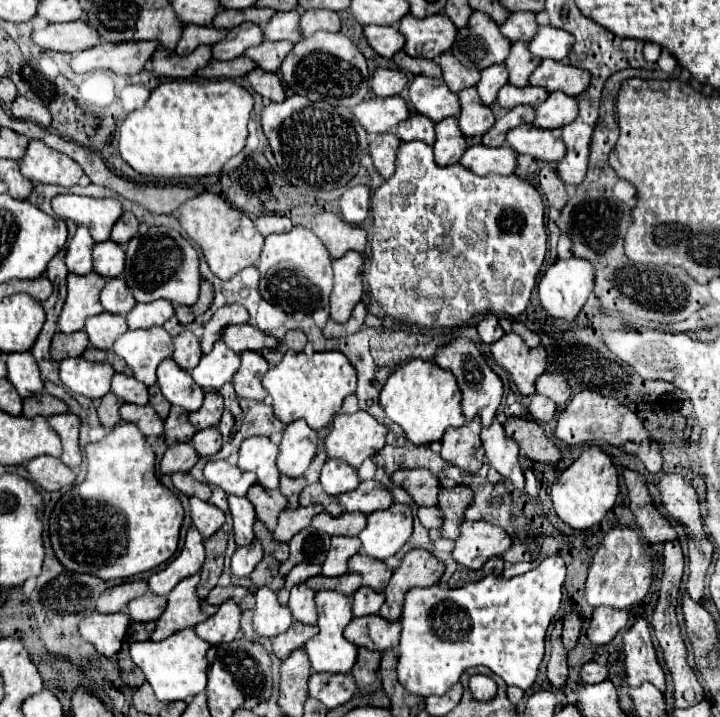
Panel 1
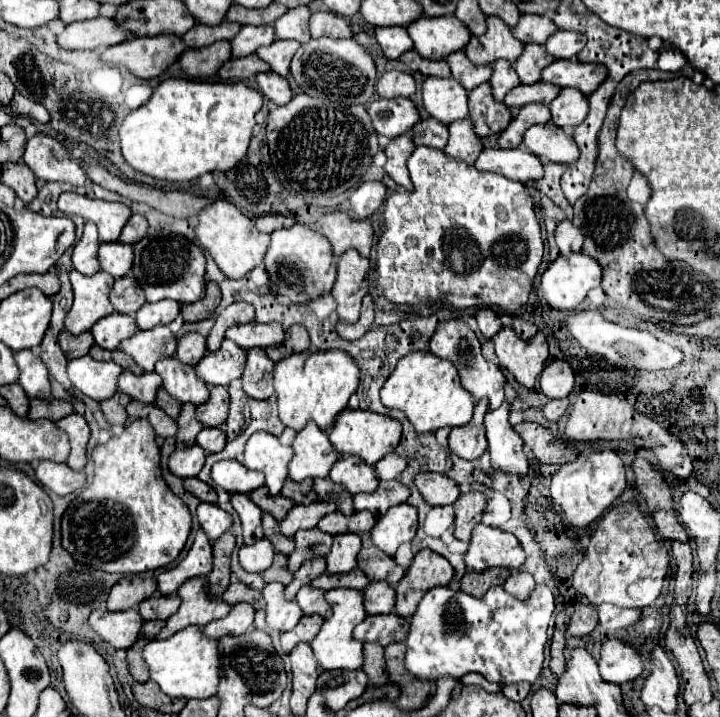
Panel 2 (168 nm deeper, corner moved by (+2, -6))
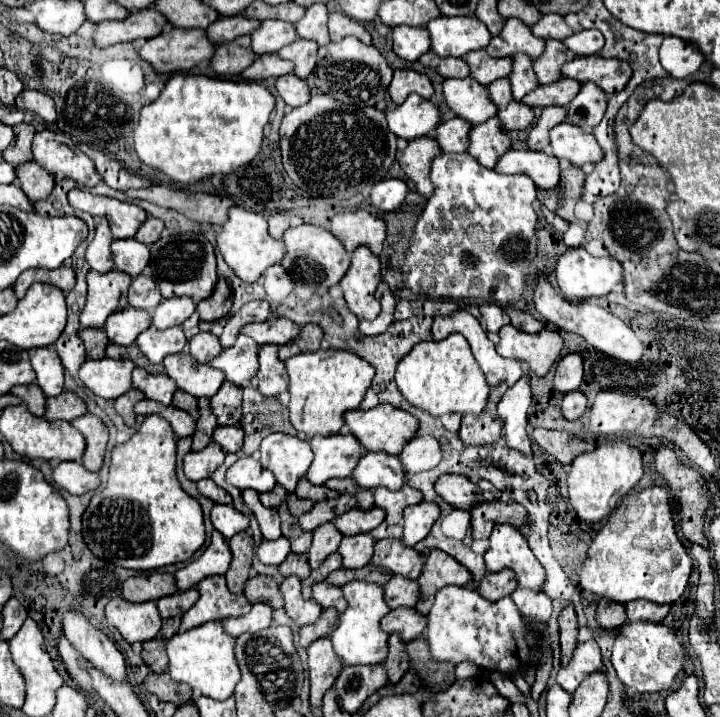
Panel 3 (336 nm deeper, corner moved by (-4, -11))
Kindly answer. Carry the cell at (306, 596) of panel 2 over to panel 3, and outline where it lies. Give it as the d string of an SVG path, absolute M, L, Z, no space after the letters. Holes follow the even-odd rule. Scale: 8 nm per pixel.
M319 582L313 588L313 598L323 606L323 608L335 608L339 614L345 612L347 608L347 600L341 592L339 586L333 586L329 582Z

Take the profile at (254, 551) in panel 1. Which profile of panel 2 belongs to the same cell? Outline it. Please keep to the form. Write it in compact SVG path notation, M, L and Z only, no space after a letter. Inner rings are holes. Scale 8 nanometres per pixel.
M261 539L253 545L243 545L239 549L239 565L247 573L261 573L267 567L271 567L271 561L275 557L275 551L267 539Z

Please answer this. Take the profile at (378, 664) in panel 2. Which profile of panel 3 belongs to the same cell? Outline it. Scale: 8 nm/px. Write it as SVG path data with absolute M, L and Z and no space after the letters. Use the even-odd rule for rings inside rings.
M397 634L389 638L389 656L385 660L389 682L397 682L409 670L409 658L407 658L405 646L407 644Z

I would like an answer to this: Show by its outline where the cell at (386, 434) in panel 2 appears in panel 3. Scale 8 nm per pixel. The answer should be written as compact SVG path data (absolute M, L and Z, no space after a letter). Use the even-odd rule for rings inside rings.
M379 404L371 410L345 412L345 426L361 440L361 444L367 452L385 450L387 454L401 454L403 446L415 436L417 428L419 428L419 420L401 408L395 408L391 404Z

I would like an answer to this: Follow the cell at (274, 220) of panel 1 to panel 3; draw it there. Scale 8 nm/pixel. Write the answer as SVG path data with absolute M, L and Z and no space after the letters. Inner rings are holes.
M277 212L273 216L269 216L269 232L271 236L275 236L277 240L283 238L283 232L291 226L299 226L303 224L303 220L299 216L293 216L289 212Z

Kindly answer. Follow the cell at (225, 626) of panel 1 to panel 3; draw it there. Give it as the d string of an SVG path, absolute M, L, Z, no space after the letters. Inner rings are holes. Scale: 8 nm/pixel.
M265 602L253 604L253 610L245 616L237 616L237 618L227 618L223 620L225 632L231 636L241 636L243 632L259 632L263 628L269 628L271 620L273 620L273 608Z

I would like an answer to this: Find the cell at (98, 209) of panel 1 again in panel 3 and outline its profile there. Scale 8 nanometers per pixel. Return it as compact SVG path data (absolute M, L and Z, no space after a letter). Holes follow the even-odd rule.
M73 188L69 192L69 204L77 210L89 212L93 218L107 216L115 240L133 238L147 218L147 212L137 204L121 202L107 196L95 196L81 188Z

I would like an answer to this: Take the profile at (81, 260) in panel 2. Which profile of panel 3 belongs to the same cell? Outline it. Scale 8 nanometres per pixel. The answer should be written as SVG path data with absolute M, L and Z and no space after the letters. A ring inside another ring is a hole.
M101 218L95 230L95 238L87 248L87 262L93 270L97 272L111 272L113 270L113 258L111 258L111 228L109 228L109 220Z

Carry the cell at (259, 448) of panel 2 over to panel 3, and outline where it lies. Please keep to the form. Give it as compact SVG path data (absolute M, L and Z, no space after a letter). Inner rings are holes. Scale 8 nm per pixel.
M269 434L261 442L261 464L271 470L277 484L293 492L313 462L313 450L307 440L289 434Z

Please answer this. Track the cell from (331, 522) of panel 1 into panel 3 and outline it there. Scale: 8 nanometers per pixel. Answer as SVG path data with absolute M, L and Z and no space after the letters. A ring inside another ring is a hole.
M353 508L341 516L335 518L335 526L343 536L355 536L363 532L371 532L385 520L385 510L383 508L371 508L371 510L359 510Z

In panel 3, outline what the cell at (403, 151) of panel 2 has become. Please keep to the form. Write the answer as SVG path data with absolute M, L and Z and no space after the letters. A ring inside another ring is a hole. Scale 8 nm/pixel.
M423 136L423 138L411 140L403 156L399 158L401 168L417 184L417 192L425 198L429 198L435 190L433 182L429 180L429 172L431 172L433 158L437 158L439 154L441 154L441 148L437 140L431 136Z

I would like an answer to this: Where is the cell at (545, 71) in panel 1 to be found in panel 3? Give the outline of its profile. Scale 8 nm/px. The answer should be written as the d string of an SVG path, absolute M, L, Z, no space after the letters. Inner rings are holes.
M597 54L575 58L563 66L563 76L575 78L581 84L583 82L595 82L599 84L607 94L617 94L621 92L633 70L627 60L619 58L601 58Z

